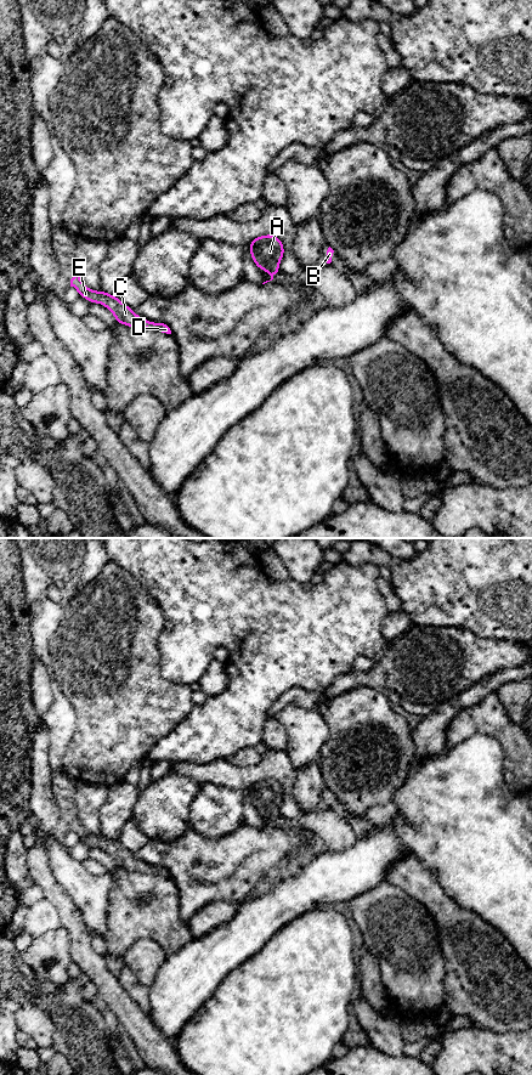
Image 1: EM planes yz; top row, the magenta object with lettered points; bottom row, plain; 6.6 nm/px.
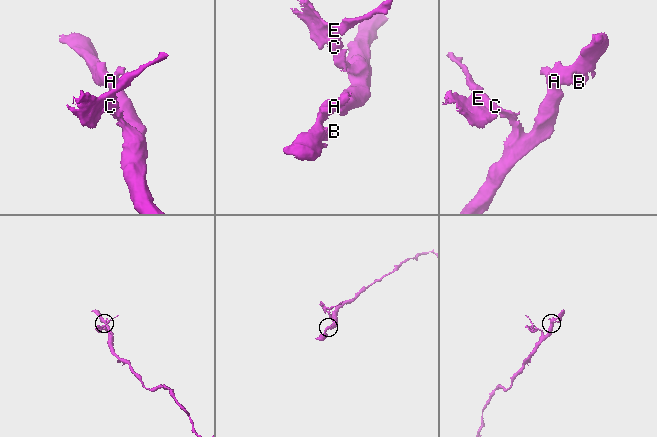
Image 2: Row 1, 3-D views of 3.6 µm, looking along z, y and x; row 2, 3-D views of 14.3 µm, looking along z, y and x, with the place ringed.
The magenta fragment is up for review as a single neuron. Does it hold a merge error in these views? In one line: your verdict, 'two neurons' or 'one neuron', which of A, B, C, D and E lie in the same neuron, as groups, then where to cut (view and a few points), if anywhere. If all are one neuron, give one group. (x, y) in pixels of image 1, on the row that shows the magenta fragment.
one neuron | A B C D E | no cut

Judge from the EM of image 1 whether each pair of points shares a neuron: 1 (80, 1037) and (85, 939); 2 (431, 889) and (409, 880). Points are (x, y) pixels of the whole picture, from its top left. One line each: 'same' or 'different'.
1: different
2: same

